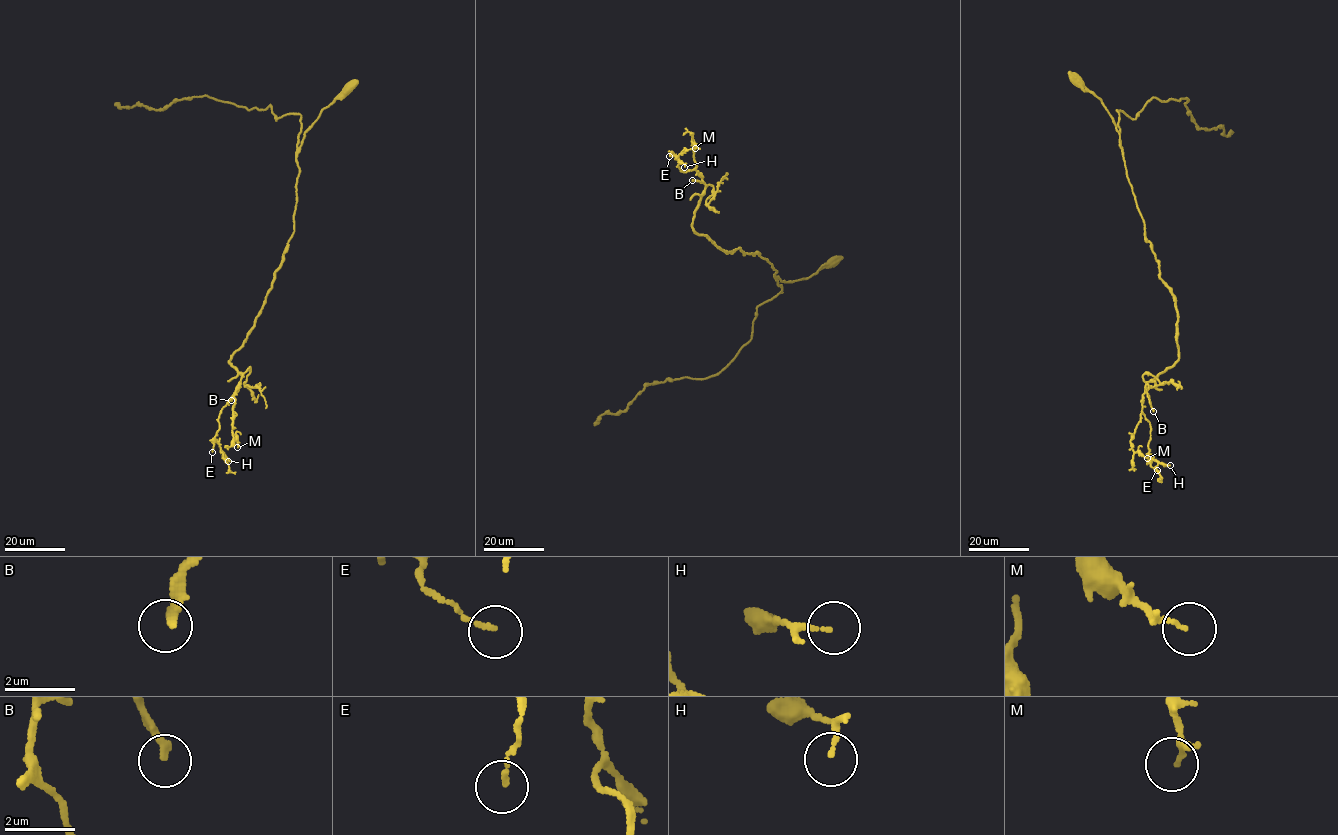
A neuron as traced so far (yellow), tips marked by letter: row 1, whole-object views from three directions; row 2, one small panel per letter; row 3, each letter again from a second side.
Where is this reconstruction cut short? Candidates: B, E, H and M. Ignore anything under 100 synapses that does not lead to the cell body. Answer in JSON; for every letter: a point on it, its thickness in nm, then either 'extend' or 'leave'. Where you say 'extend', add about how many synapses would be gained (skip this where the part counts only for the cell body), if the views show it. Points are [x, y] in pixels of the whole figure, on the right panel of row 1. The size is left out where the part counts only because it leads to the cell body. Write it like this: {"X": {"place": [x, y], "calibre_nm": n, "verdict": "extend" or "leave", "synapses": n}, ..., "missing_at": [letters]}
{"B": {"place": [1153, 411], "calibre_nm": 240, "verdict": "leave"}, "E": {"place": [1157, 470], "calibre_nm": 110, "verdict": "leave"}, "H": {"place": [1170, 465], "calibre_nm": 80, "verdict": "leave"}, "M": {"place": [1147, 458], "calibre_nm": 80, "verdict": "leave"}, "missing_at": []}

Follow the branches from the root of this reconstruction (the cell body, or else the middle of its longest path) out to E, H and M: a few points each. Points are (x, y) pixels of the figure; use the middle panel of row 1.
E: (833, 260), (784, 281), (759, 254), (722, 250), (692, 227), (701, 175), (669, 156)
H: (833, 260), (784, 281), (759, 254), (722, 250), (692, 227), (705, 185), (673, 154), (684, 167)
M: (833, 260), (781, 281), (759, 254), (722, 250), (696, 232), (705, 186), (695, 148)

